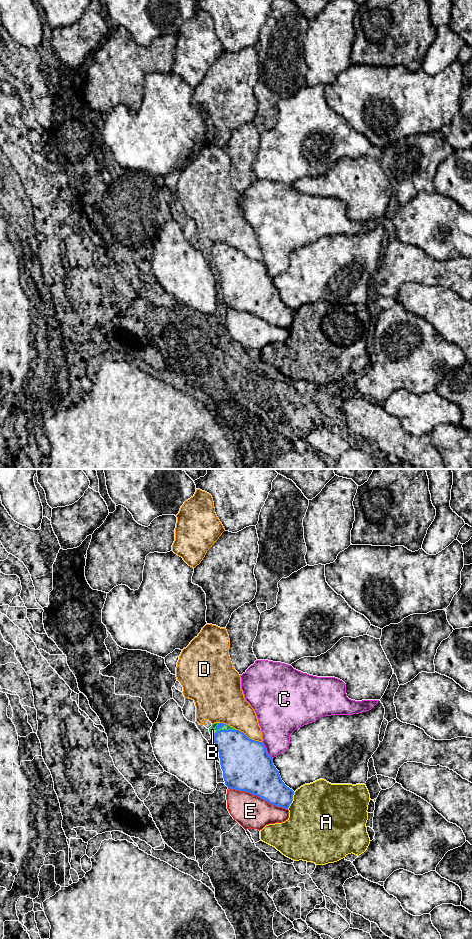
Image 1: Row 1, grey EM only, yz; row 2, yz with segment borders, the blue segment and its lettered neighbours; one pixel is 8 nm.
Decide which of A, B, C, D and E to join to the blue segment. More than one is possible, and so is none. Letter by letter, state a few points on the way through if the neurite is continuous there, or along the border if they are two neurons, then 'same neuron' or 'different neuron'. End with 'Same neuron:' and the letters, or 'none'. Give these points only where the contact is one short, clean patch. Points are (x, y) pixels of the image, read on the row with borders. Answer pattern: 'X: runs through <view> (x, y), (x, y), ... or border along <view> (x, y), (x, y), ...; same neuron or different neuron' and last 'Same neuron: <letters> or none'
A: different neuron
B: same neuron
C: different neuron
D: different neuron
E: different neuron
Same neuron: B

